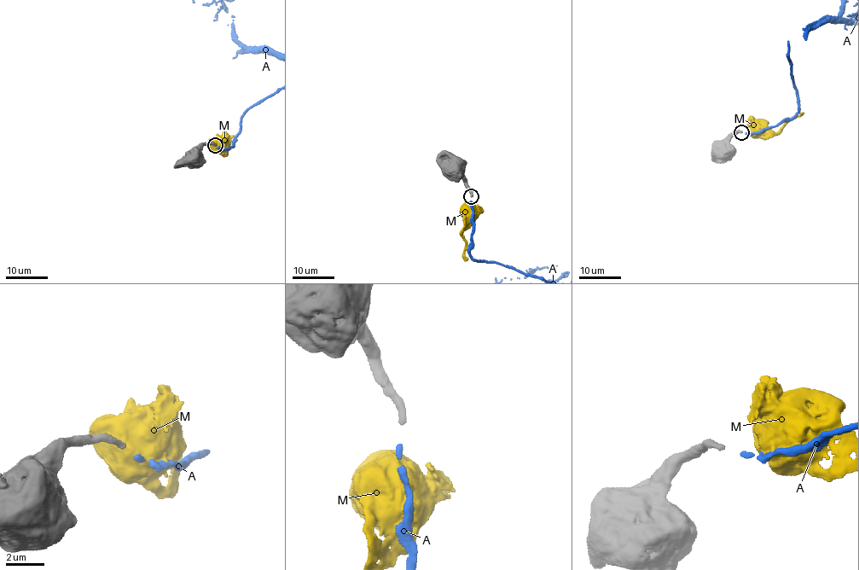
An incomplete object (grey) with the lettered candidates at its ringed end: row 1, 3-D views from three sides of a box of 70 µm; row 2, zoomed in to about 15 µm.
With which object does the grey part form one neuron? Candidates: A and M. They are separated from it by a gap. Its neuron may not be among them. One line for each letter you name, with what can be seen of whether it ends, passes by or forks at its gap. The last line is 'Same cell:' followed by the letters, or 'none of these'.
A: it ends
Same cell: A

